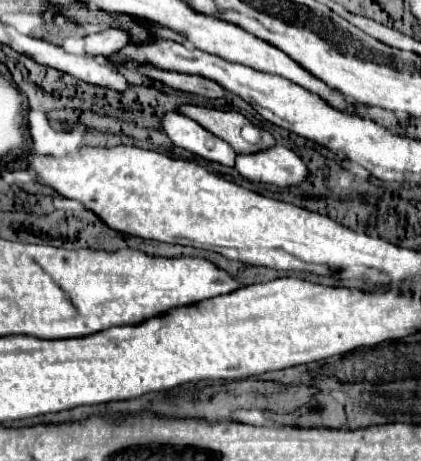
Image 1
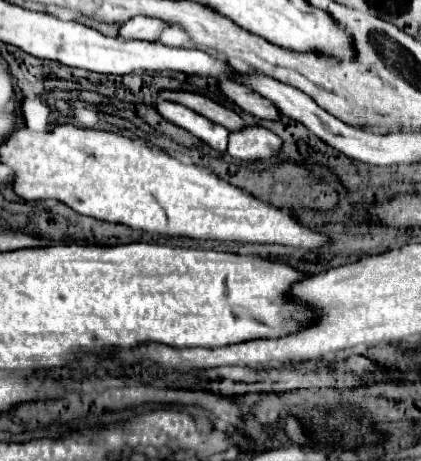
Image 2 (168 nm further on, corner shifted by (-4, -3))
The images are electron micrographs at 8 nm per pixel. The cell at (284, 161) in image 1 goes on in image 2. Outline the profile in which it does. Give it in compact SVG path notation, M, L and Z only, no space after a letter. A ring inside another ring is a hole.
M248 123L238 131L230 131L228 153L238 161L266 159L278 153L282 139L260 123Z

